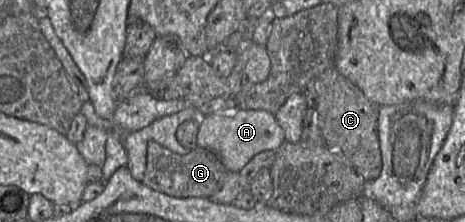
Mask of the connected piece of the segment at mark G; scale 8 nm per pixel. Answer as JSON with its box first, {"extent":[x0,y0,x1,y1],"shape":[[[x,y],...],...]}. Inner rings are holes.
{"extent":[141,141,227,198],"shape":[[[150,141],[147,147],[146,170],[141,182],[155,191],[176,198],[210,198],[221,187],[227,173],[227,169],[213,151],[197,147],[188,154],[179,155]]]}

